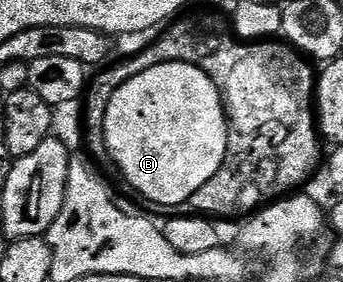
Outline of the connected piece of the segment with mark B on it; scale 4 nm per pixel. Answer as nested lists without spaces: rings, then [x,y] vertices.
[[[164,63],[163,65],[155,65],[151,69],[143,69],[143,73],[139,73],[139,77],[131,77],[131,81],[127,81],[127,85],[119,85],[119,89],[115,89],[115,93],[111,97],[111,105],[107,105],[104,150],[109,151],[114,165],[121,170],[122,177],[143,198],[150,199],[151,202],[158,203],[161,207],[180,209],[183,201],[194,198],[198,194],[196,191],[202,190],[204,192],[208,188],[210,181],[222,174],[221,166],[227,153],[229,128],[229,120],[225,117],[225,102],[221,100],[221,91],[211,81],[211,77],[207,77],[207,73],[203,73],[203,69],[199,69],[190,63]]]

